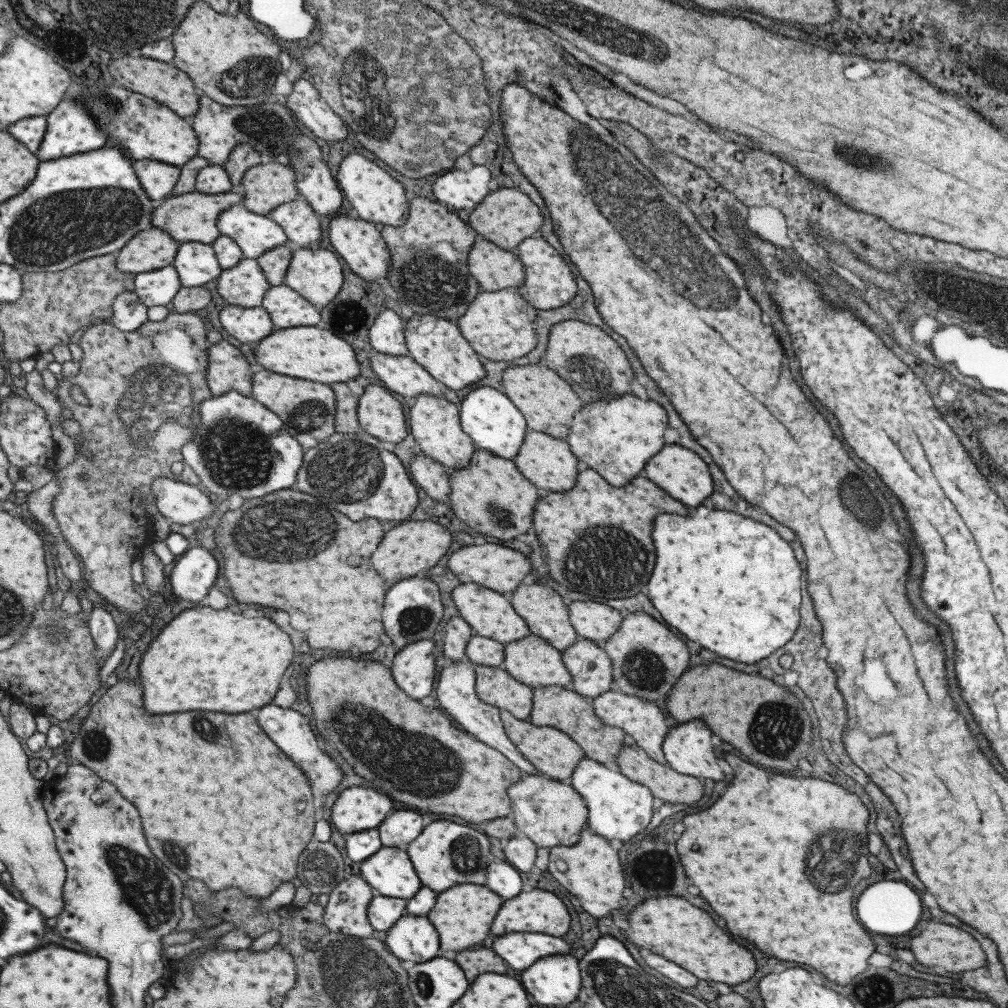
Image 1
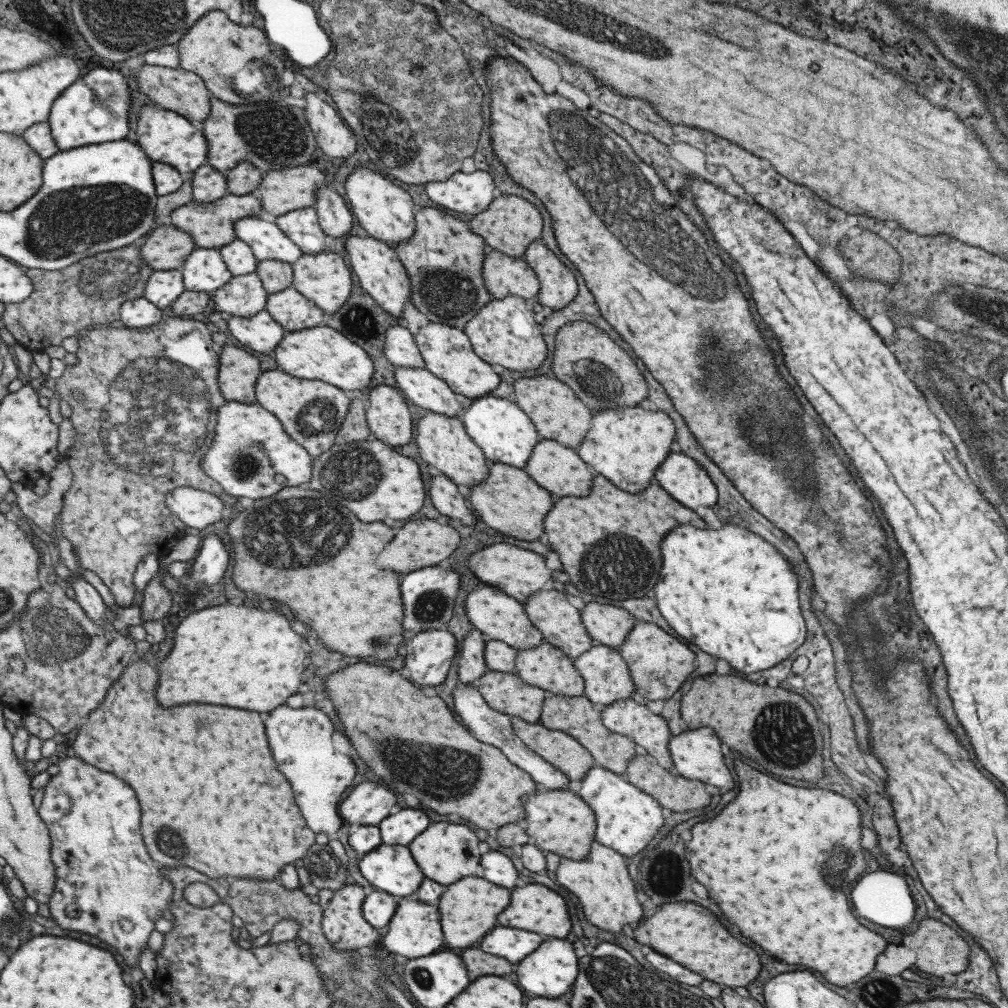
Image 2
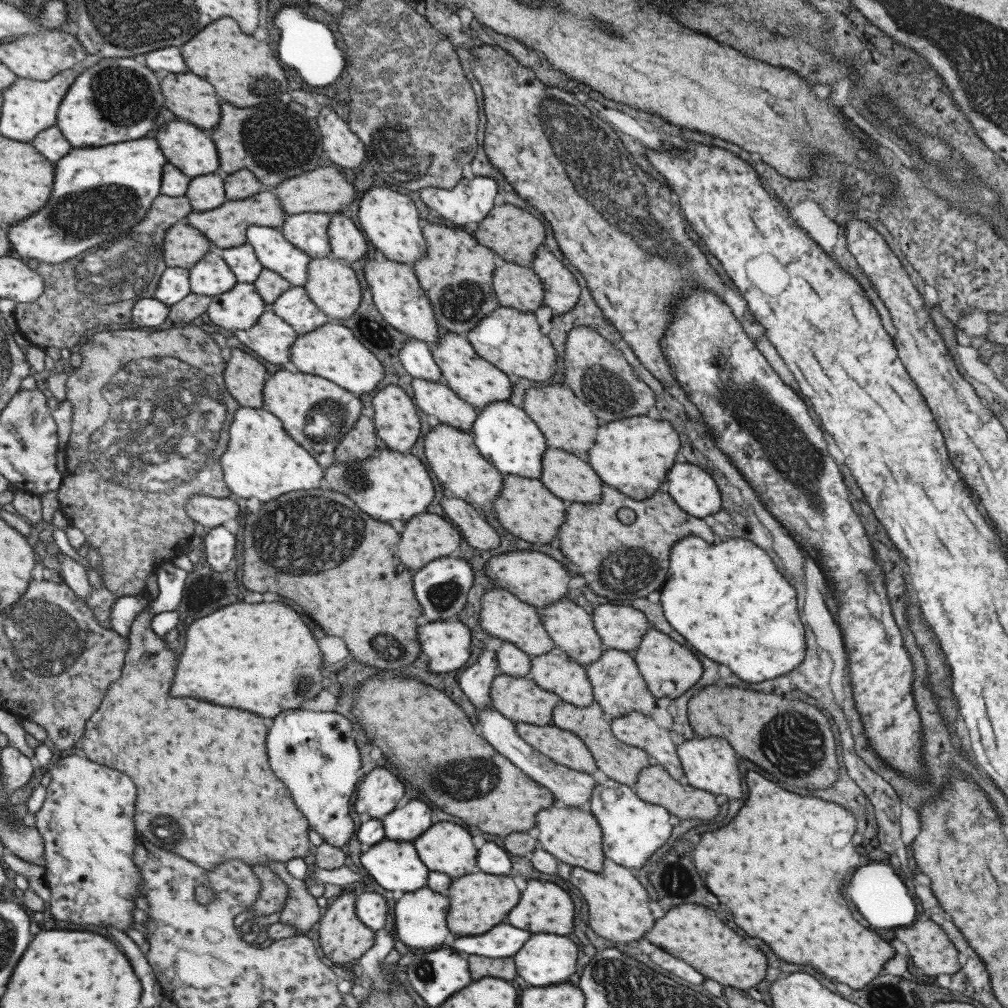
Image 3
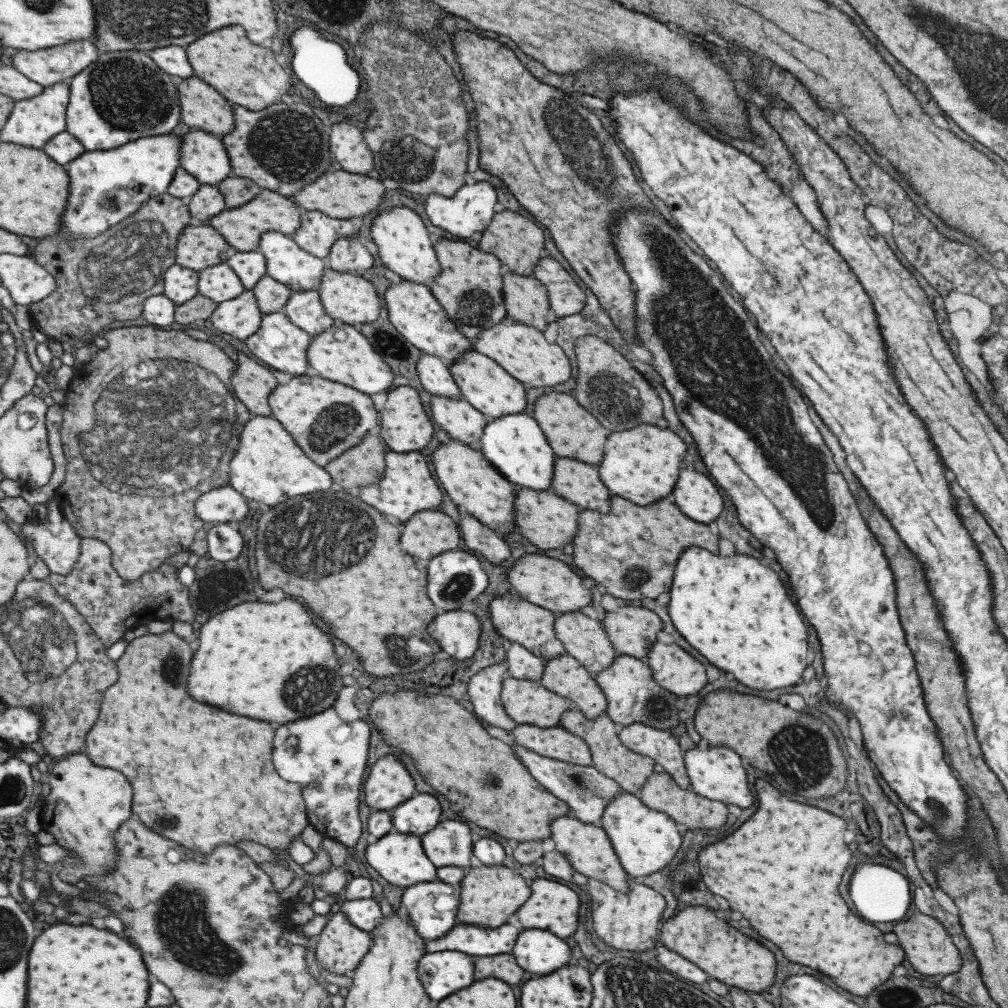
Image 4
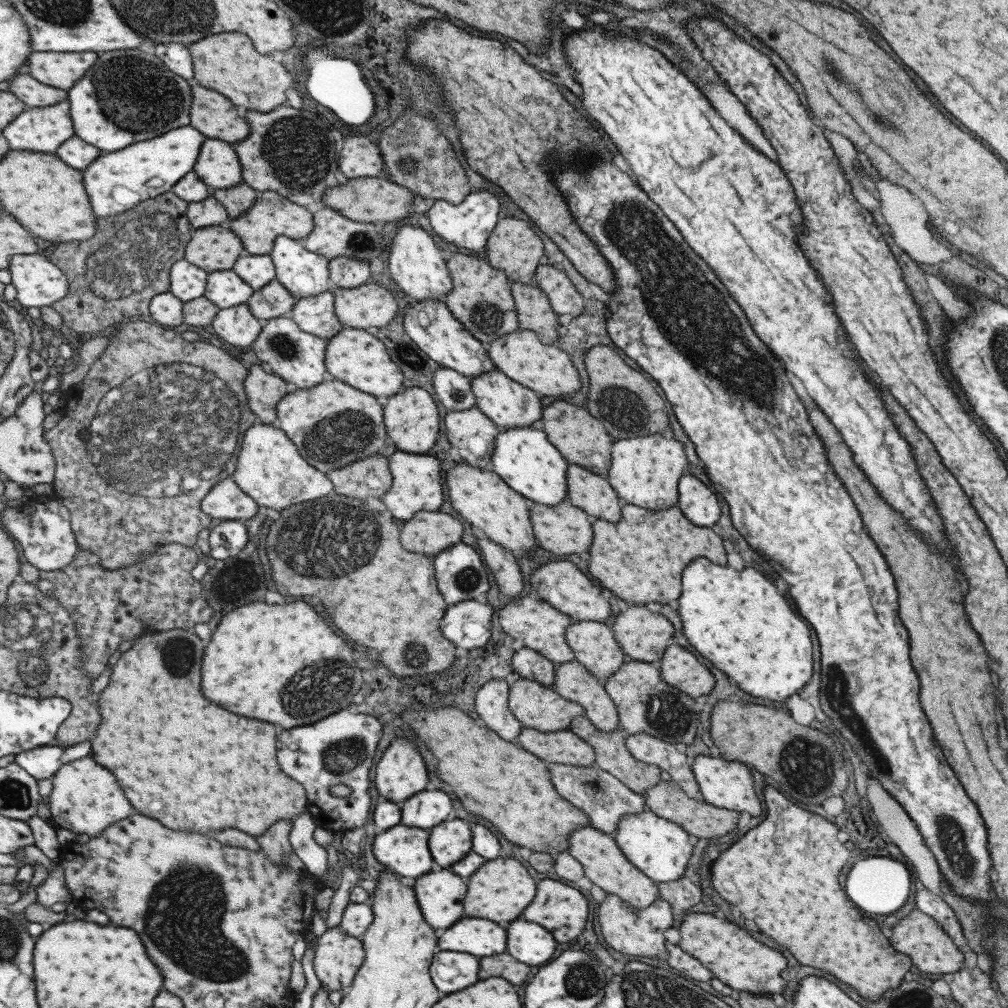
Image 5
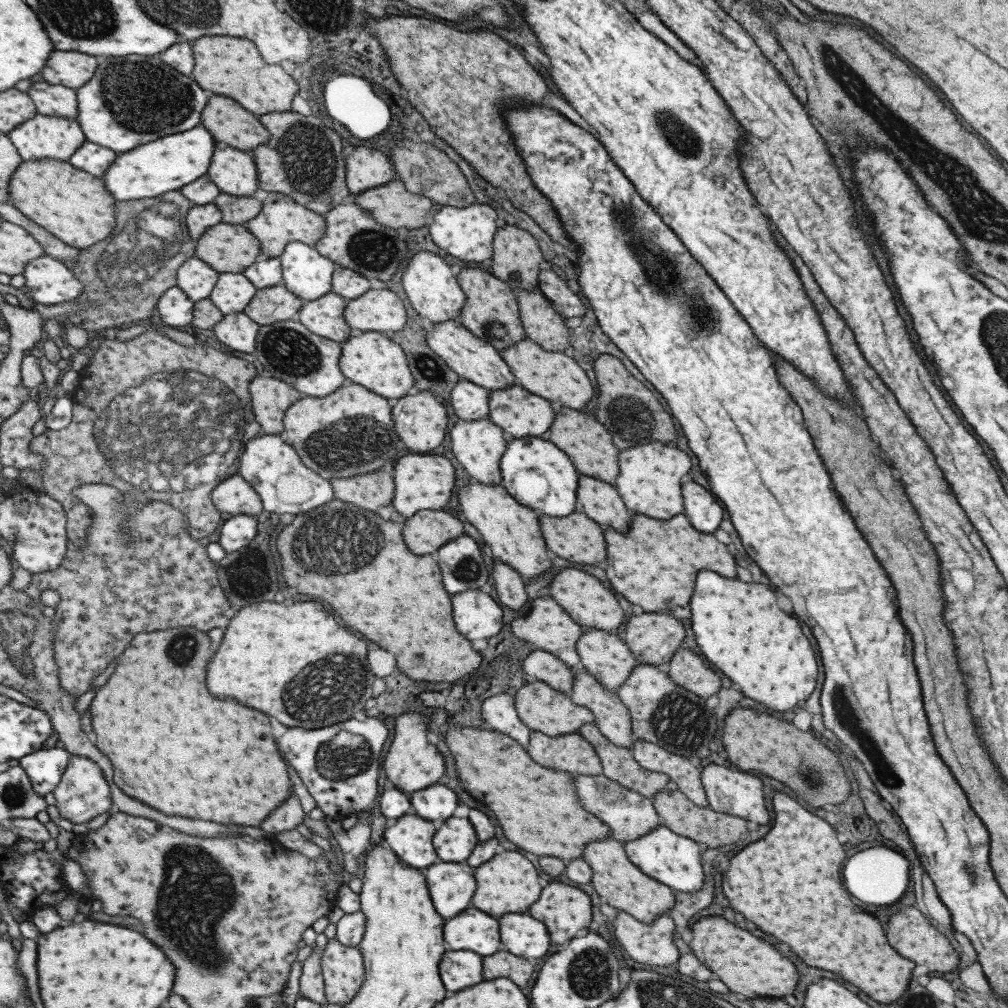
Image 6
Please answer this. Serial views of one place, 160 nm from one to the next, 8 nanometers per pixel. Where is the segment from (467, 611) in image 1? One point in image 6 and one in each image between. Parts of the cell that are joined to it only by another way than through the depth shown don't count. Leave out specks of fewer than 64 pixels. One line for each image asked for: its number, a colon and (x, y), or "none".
2: (490, 611)
3: (501, 615)
4: (521, 622)
5: (542, 629)
6: (546, 625)

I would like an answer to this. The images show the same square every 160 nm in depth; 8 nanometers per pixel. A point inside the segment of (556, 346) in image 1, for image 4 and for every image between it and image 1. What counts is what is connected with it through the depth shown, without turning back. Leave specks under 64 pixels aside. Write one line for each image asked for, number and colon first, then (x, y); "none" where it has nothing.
2: (600, 373)
3: (596, 371)
4: (604, 375)

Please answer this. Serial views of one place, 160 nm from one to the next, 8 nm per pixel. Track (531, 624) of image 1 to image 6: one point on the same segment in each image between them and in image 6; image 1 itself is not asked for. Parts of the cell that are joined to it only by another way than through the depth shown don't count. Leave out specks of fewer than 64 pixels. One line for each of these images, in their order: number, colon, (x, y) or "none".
2: (550, 614)
3: (570, 628)
4: (583, 638)
5: (594, 646)
6: (602, 654)

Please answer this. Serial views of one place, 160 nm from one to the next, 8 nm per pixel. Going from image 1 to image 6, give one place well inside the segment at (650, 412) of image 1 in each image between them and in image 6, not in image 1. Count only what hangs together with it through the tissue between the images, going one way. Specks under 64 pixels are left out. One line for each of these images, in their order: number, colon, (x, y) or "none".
2: (628, 459)
3: (632, 455)
4: (641, 465)
5: (644, 472)
6: (649, 479)

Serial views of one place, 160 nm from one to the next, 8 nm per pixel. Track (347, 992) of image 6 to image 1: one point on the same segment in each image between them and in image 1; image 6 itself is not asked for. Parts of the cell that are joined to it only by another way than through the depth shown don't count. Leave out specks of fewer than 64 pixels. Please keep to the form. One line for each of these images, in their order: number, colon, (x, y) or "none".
1: (345, 911)
2: (343, 926)
3: (342, 937)
4: (340, 946)
5: (337, 957)

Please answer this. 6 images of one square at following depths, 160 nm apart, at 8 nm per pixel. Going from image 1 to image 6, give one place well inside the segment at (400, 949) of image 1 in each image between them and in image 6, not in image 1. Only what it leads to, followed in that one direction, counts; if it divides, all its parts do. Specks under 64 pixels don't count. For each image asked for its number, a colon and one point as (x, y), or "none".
2: (413, 931)
3: (419, 915)
4: (431, 906)
5: (439, 893)
6: (450, 885)

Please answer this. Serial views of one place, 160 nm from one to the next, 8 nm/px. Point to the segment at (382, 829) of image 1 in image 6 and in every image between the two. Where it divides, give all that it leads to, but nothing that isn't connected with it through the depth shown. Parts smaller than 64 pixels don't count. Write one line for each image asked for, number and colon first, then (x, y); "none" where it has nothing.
2: (401, 828)
3: (405, 822)
4: (418, 815)
5: (424, 809)
6: (435, 803)

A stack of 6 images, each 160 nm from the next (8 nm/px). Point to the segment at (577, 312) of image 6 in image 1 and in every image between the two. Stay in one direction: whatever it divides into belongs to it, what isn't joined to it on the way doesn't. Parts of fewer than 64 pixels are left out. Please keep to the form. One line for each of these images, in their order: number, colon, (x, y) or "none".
1: (548, 284)
2: (557, 288)
3: (561, 292)
4: (565, 298)
5: (563, 297)

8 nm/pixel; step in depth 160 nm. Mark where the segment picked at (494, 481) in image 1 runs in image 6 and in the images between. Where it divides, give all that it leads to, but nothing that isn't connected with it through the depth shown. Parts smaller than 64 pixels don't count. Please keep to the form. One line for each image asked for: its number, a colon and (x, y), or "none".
2: (508, 501)
3: (525, 508)
4: (548, 521)
5: (562, 529)
6: (575, 537)

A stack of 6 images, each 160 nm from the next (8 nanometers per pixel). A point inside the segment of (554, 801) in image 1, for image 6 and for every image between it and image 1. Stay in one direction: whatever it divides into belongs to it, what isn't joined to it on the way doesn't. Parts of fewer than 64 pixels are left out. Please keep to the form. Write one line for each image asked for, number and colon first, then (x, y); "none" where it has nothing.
2: (558, 821)
3: (571, 834)
4: (586, 846)
5: (603, 864)
6: (618, 882)

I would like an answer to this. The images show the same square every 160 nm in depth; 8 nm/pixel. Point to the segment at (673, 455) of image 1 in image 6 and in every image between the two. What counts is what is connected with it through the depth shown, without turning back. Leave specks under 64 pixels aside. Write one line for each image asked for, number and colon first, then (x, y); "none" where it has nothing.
2: (679, 476)
3: (692, 489)
4: (696, 496)
5: (697, 501)
6: (699, 505)

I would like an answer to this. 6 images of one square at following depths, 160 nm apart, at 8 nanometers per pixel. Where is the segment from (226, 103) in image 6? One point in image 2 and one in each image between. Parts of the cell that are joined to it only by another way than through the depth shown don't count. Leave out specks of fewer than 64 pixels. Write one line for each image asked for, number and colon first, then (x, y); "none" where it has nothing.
2: (173, 89)
3: (192, 99)
4: (198, 103)
5: (211, 115)

